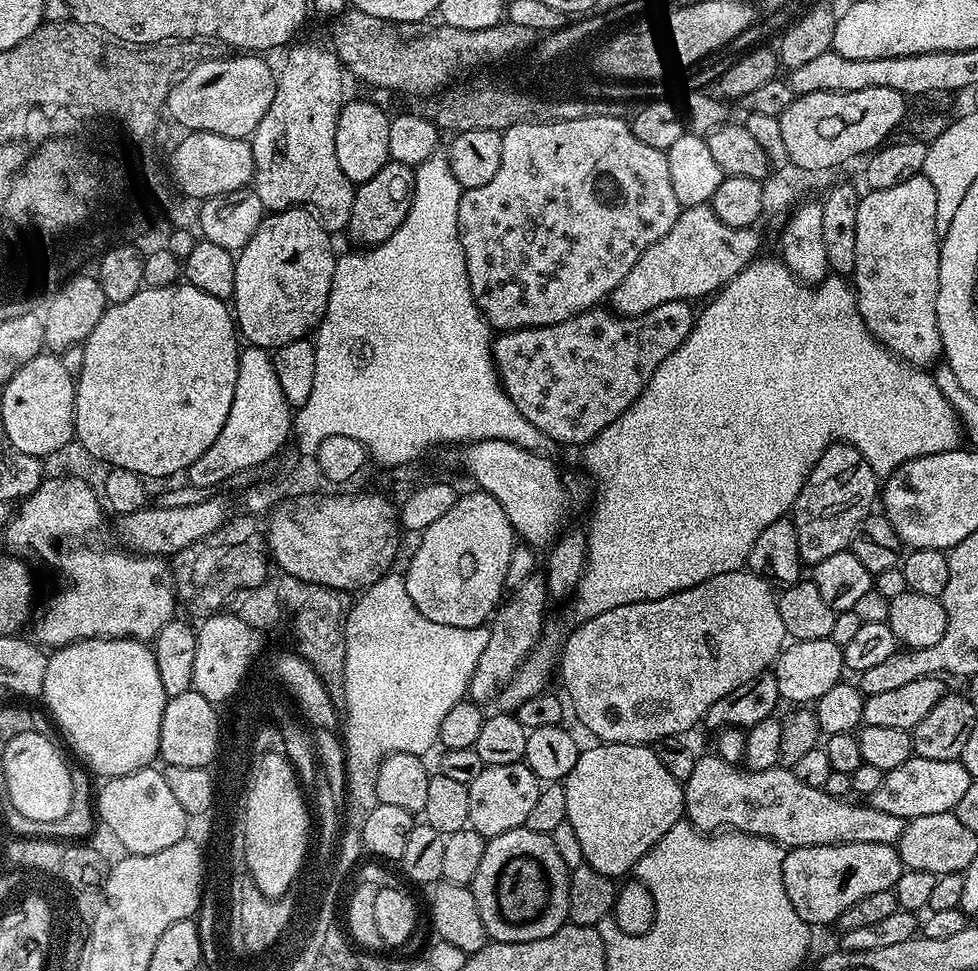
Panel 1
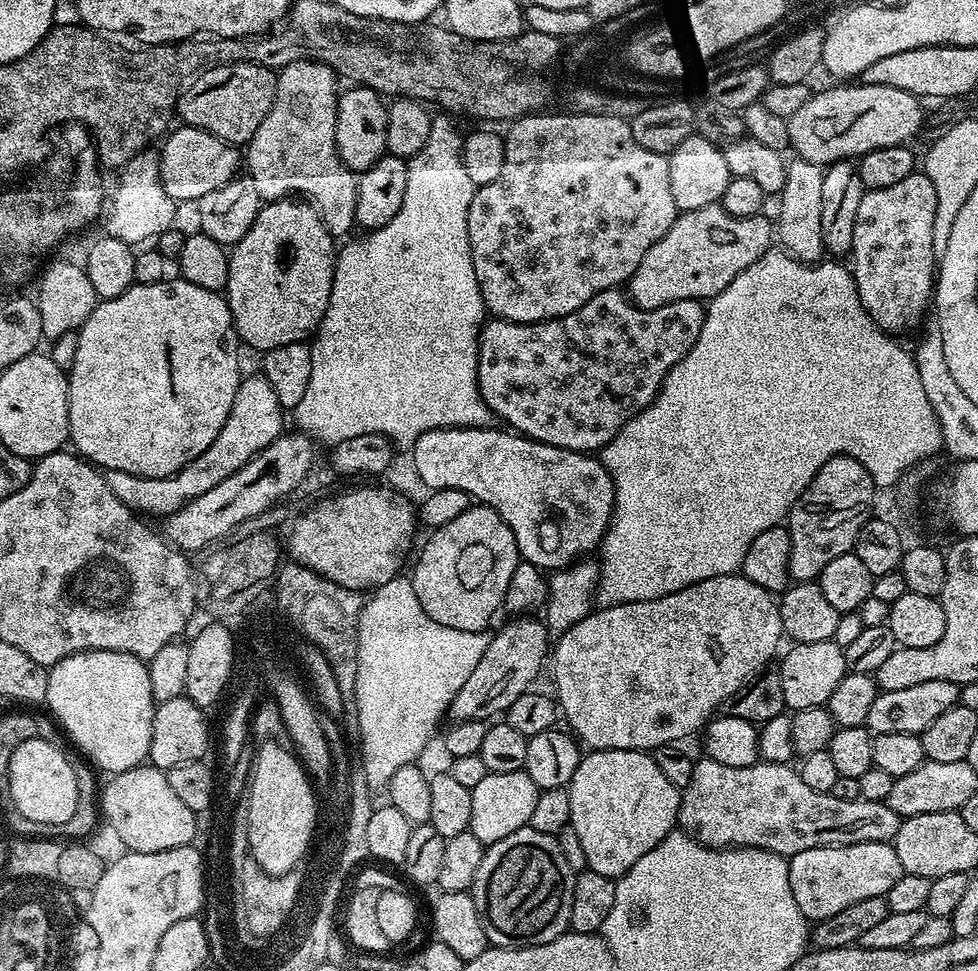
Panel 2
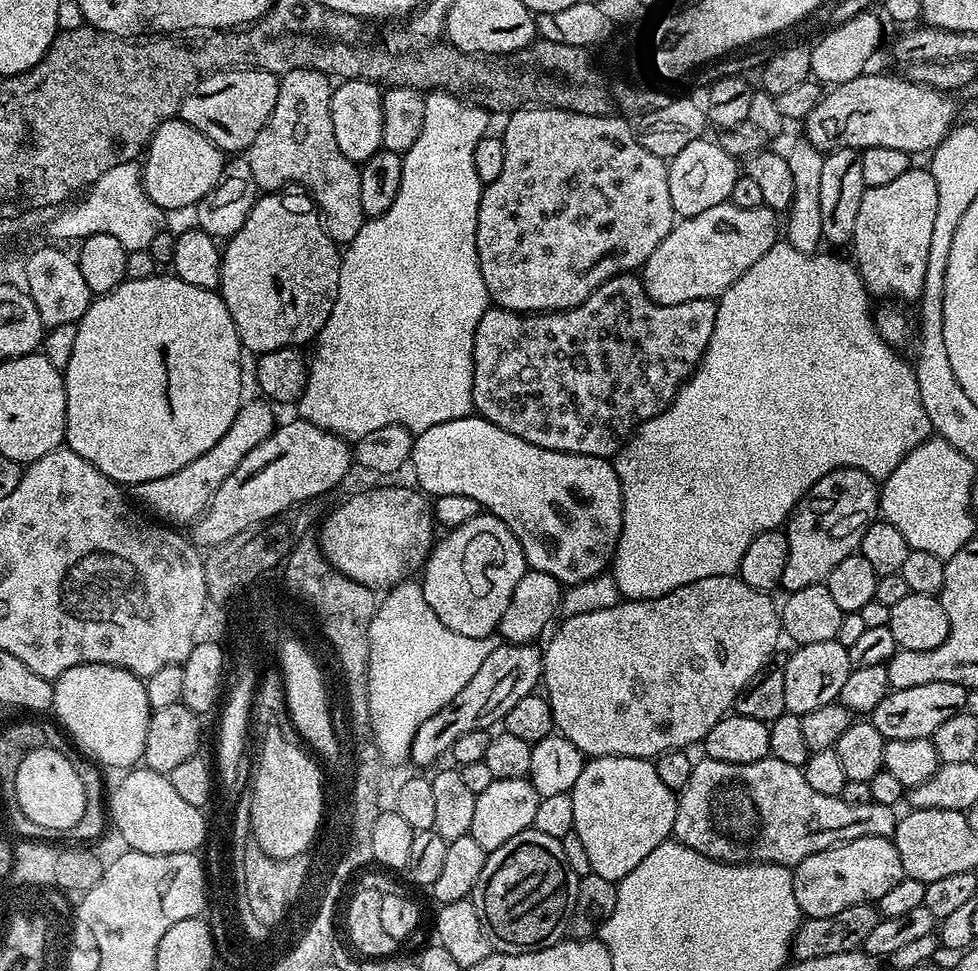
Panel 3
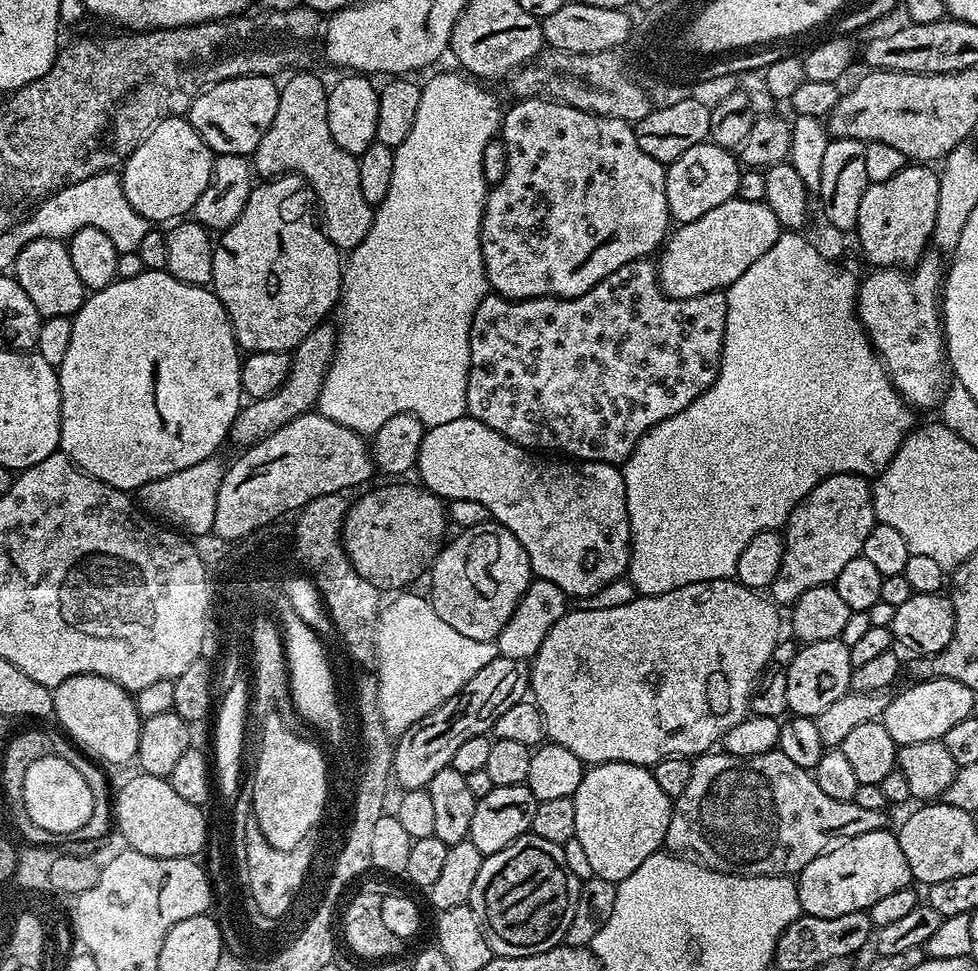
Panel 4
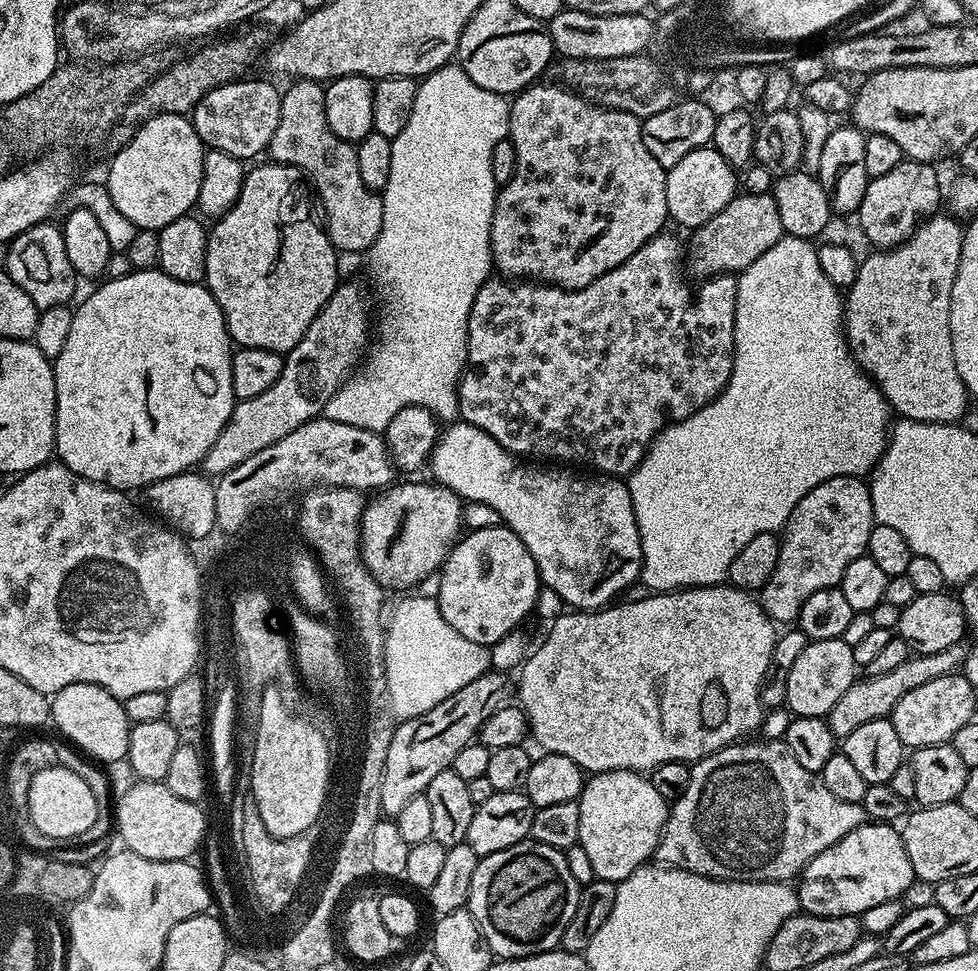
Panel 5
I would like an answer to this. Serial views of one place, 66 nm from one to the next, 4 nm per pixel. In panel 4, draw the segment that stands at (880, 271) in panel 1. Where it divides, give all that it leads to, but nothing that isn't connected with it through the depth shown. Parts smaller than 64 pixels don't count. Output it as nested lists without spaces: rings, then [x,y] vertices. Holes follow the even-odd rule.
[[[920,162],[909,163],[898,174],[894,174],[894,178],[886,178],[886,182],[868,185],[859,203],[854,233],[859,240],[859,251],[864,252],[865,258],[872,263],[872,266],[908,270],[925,255],[927,248],[924,247],[930,244],[932,231],[936,229],[939,185],[940,177],[937,169]]]

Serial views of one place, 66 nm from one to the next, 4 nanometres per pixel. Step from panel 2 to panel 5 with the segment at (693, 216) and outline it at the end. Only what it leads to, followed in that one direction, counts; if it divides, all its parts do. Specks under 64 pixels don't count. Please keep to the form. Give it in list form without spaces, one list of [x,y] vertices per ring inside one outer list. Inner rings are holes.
[[[749,192],[738,194],[725,208],[718,210],[718,214],[714,214],[714,218],[710,218],[701,228],[695,229],[695,231],[691,233],[693,248],[690,248],[690,260],[692,256],[692,268],[697,272],[697,277],[700,278],[718,276],[721,274],[739,274],[743,272],[746,266],[750,266],[750,262],[758,262],[758,258],[762,258],[762,254],[766,254],[766,250],[770,250],[770,246],[774,246],[774,242],[778,242],[783,235],[785,235],[785,230],[782,226],[782,218],[778,218],[778,206],[776,205],[776,199],[774,199],[772,195],[750,194]]]

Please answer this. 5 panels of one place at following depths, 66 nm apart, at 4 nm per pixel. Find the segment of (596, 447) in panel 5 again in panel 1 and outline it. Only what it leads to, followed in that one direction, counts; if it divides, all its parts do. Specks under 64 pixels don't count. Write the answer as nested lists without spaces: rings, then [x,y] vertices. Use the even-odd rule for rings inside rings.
[[[687,300],[666,302],[641,316],[621,316],[597,306],[587,312],[579,312],[566,322],[558,322],[541,328],[520,328],[517,332],[500,332],[492,345],[492,358],[496,374],[504,385],[504,393],[518,406],[518,414],[538,426],[557,445],[583,446],[599,432],[606,430],[636,401],[648,385],[648,379],[658,366],[690,334],[694,323],[694,308]]]

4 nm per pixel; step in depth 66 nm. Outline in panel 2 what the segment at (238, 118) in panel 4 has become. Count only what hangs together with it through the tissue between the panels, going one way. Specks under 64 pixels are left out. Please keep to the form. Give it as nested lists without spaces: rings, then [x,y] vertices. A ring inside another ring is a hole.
[[[219,64],[201,72],[191,81],[180,94],[178,116],[189,128],[200,128],[203,132],[214,134],[220,140],[225,140],[233,146],[247,145],[248,140],[262,126],[262,118],[270,114],[270,106],[274,102],[276,93],[277,73],[270,68],[263,68],[257,64]]]

